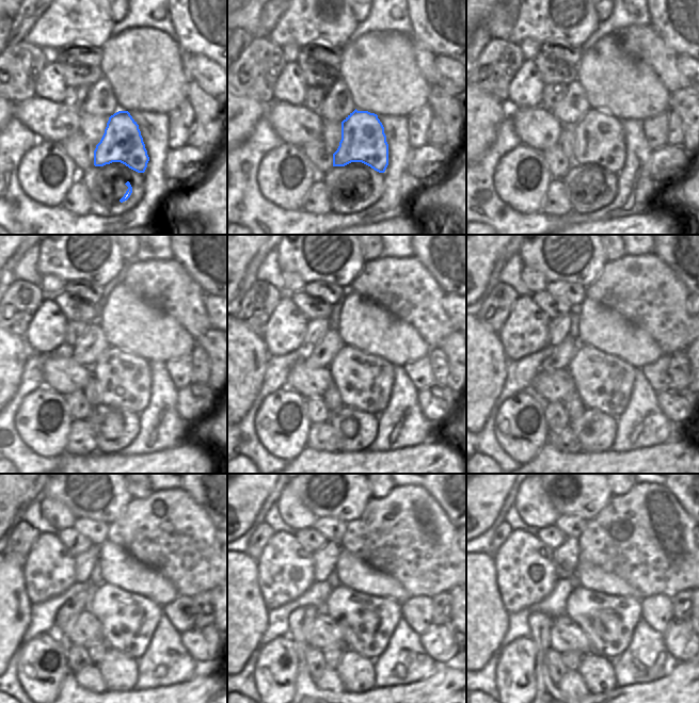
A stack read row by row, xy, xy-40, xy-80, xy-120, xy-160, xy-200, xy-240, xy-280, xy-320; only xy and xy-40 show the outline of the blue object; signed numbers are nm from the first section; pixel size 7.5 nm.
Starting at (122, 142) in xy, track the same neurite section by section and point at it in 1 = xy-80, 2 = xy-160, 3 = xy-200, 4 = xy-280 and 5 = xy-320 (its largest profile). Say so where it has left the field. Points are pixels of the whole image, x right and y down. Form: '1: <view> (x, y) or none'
1: xy-80 (600, 140)
2: xy-160 (364, 381)
3: xy-200 (604, 382)
4: xy-280 (367, 622)
5: xy-320 (608, 621)

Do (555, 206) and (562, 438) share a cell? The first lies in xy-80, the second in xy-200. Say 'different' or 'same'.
same

